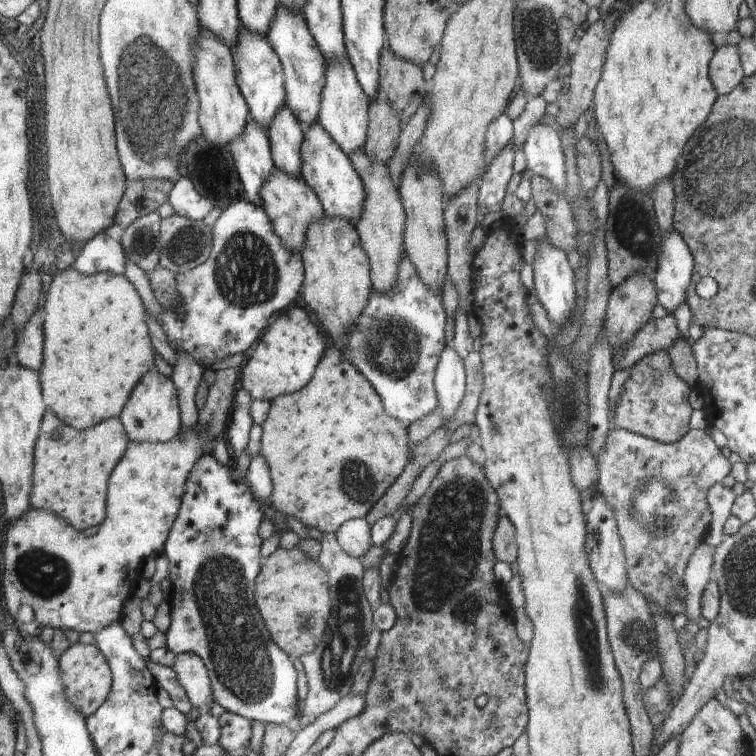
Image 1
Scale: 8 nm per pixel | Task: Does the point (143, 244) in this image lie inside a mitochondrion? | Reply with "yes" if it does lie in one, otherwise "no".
yes

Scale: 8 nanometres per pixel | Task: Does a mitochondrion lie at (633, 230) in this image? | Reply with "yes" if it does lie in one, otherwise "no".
yes

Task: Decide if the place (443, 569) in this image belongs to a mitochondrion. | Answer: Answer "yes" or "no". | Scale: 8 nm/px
yes

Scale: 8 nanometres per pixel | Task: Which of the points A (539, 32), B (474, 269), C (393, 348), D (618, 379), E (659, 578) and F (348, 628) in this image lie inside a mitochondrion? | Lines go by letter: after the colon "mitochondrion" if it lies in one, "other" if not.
A: mitochondrion
B: other
C: mitochondrion
D: other
E: other
F: mitochondrion

